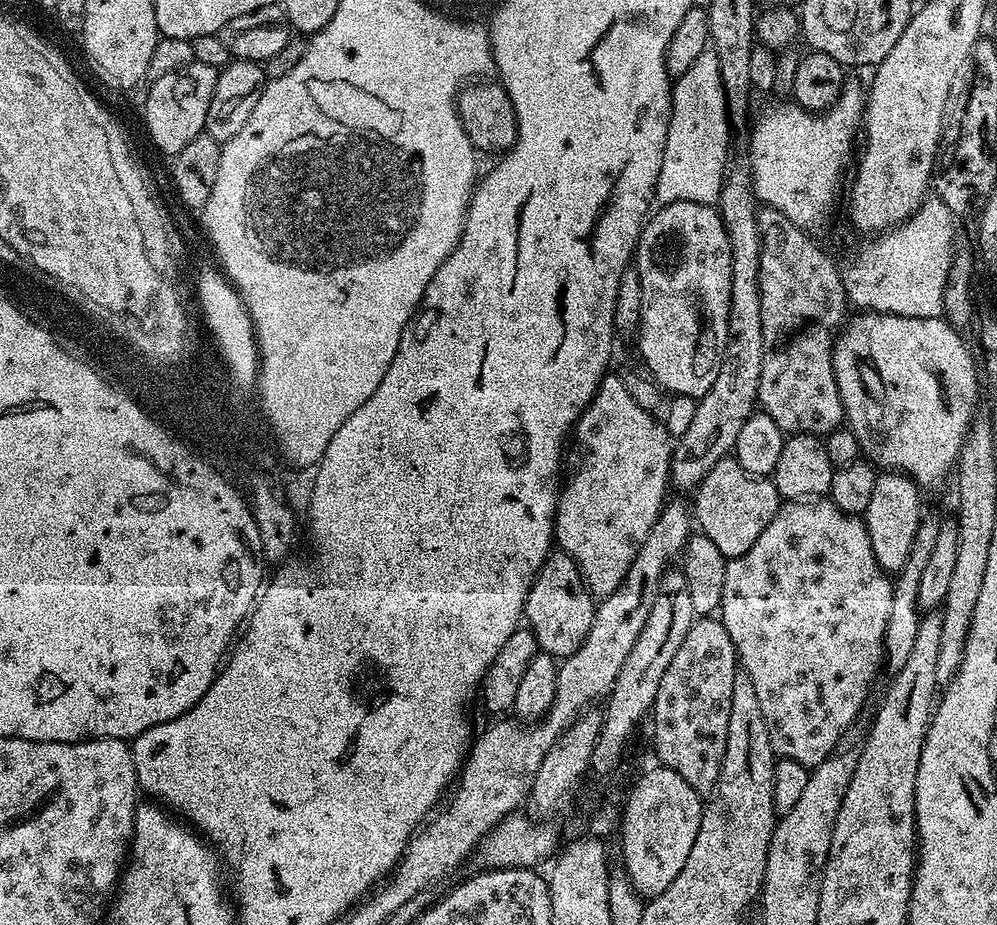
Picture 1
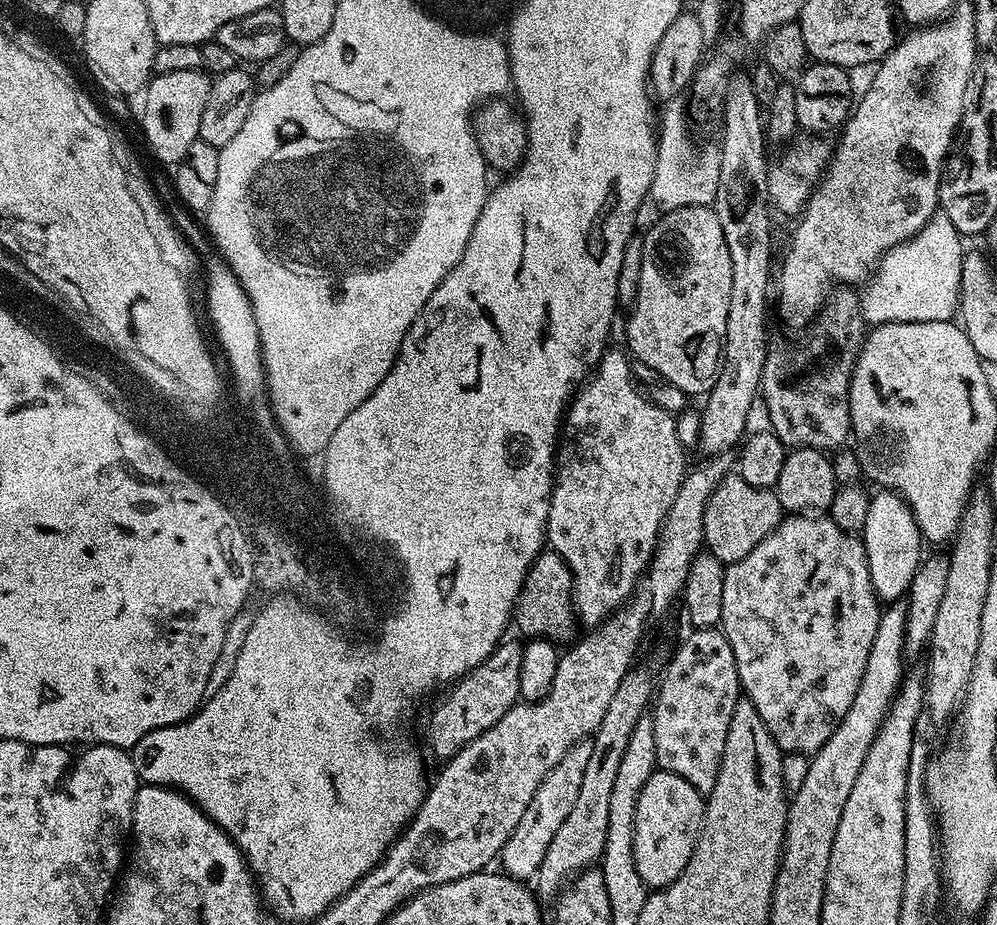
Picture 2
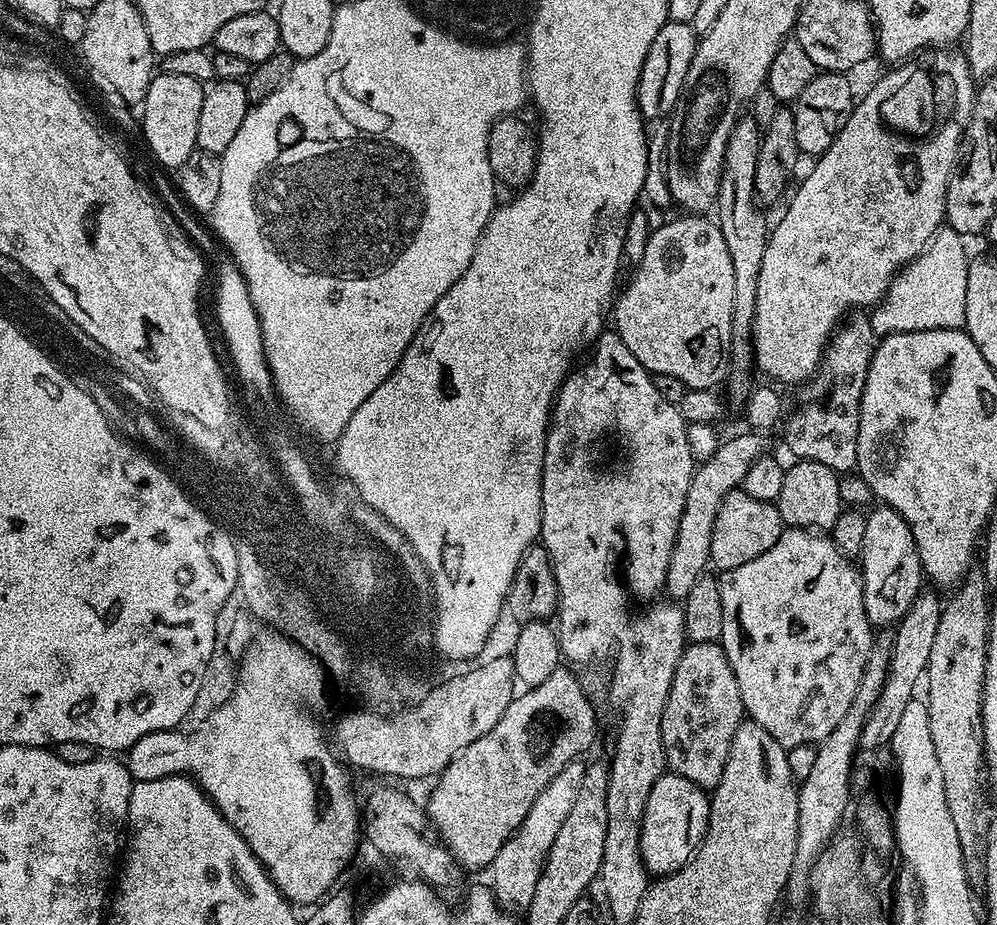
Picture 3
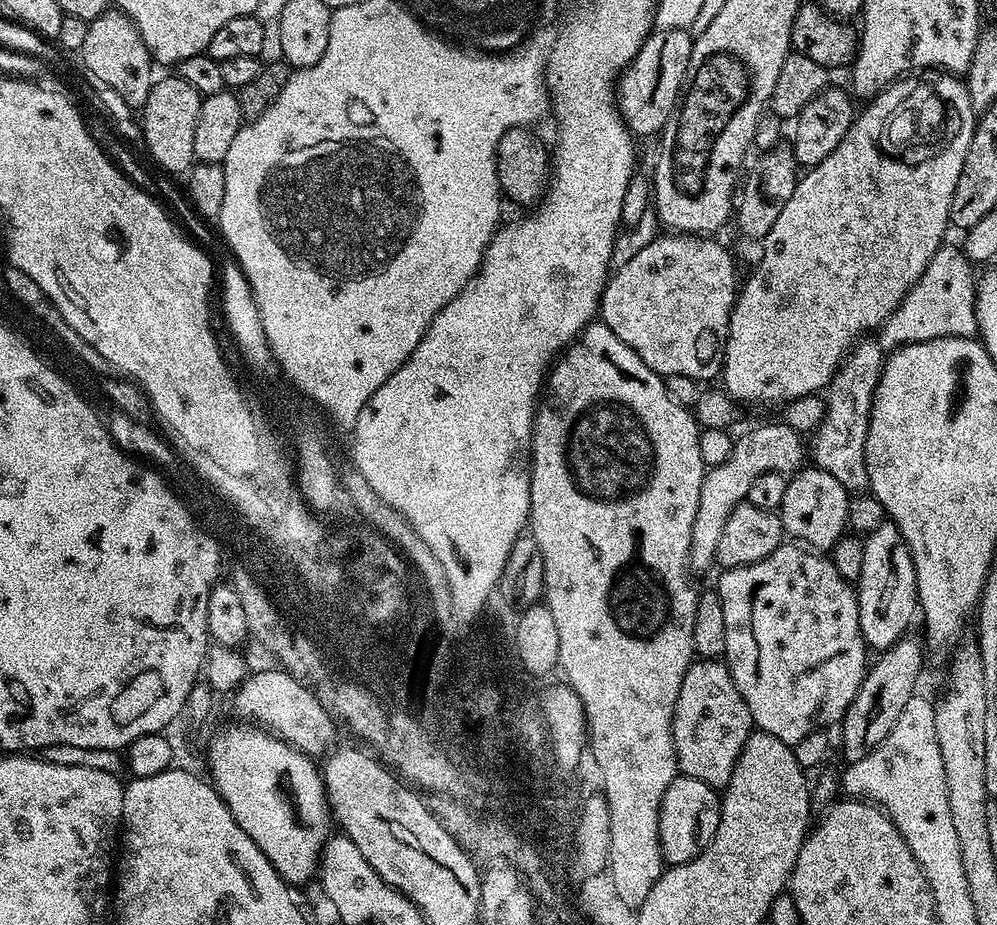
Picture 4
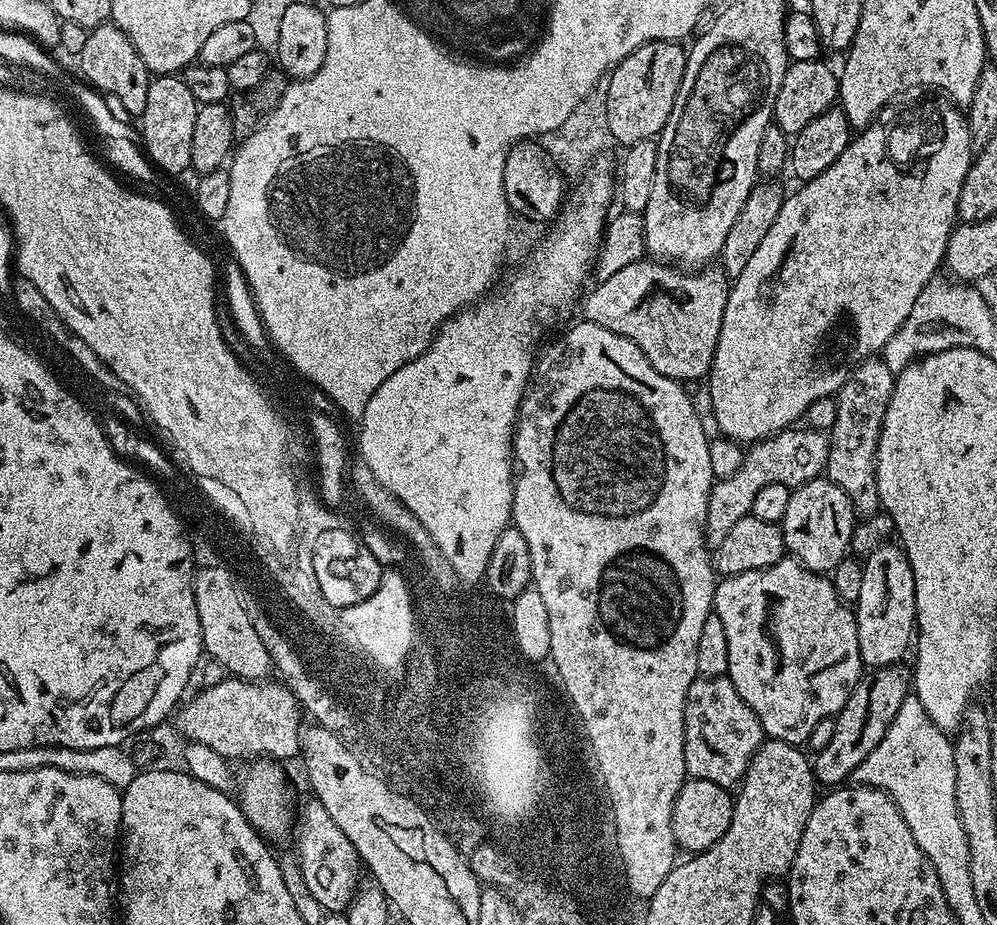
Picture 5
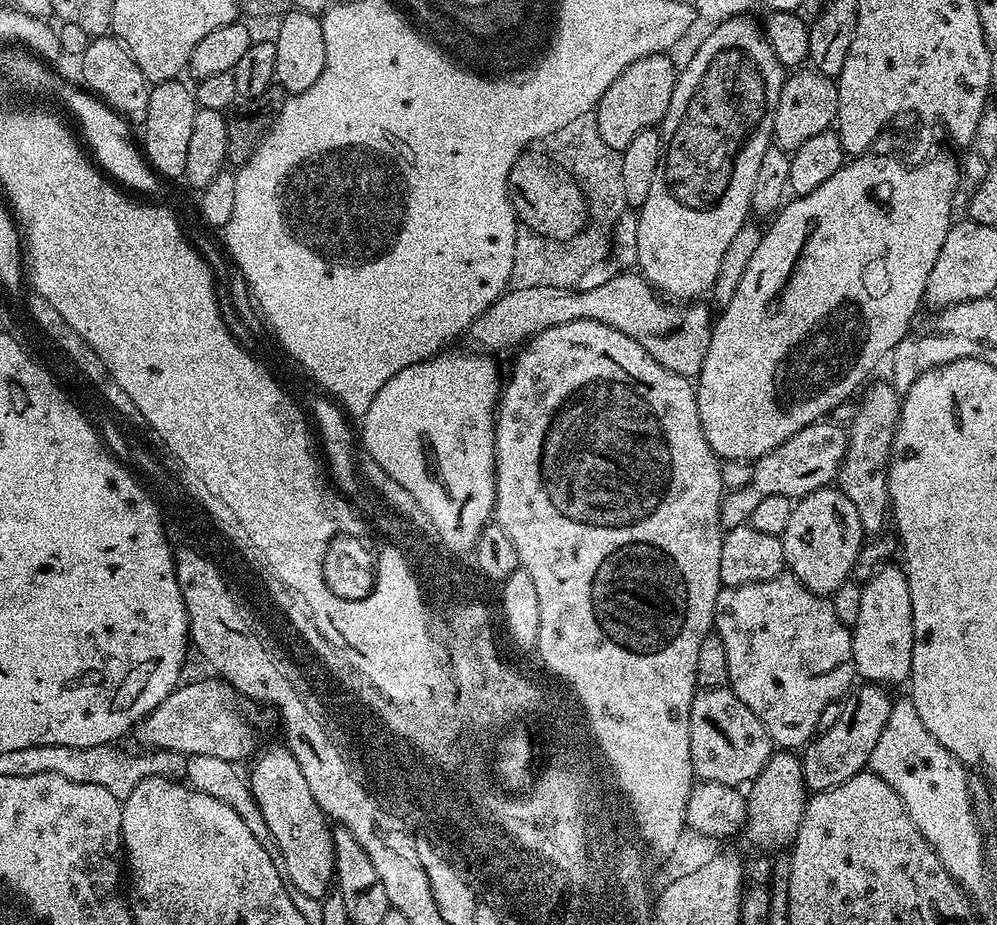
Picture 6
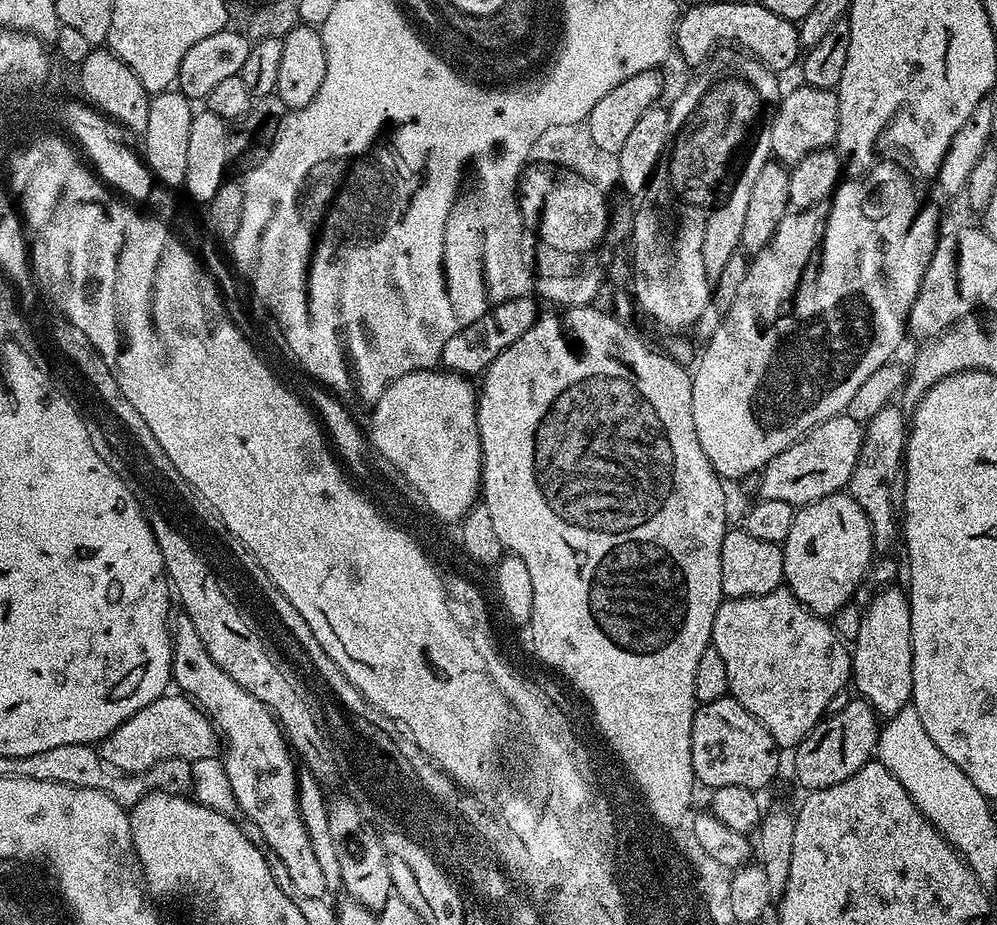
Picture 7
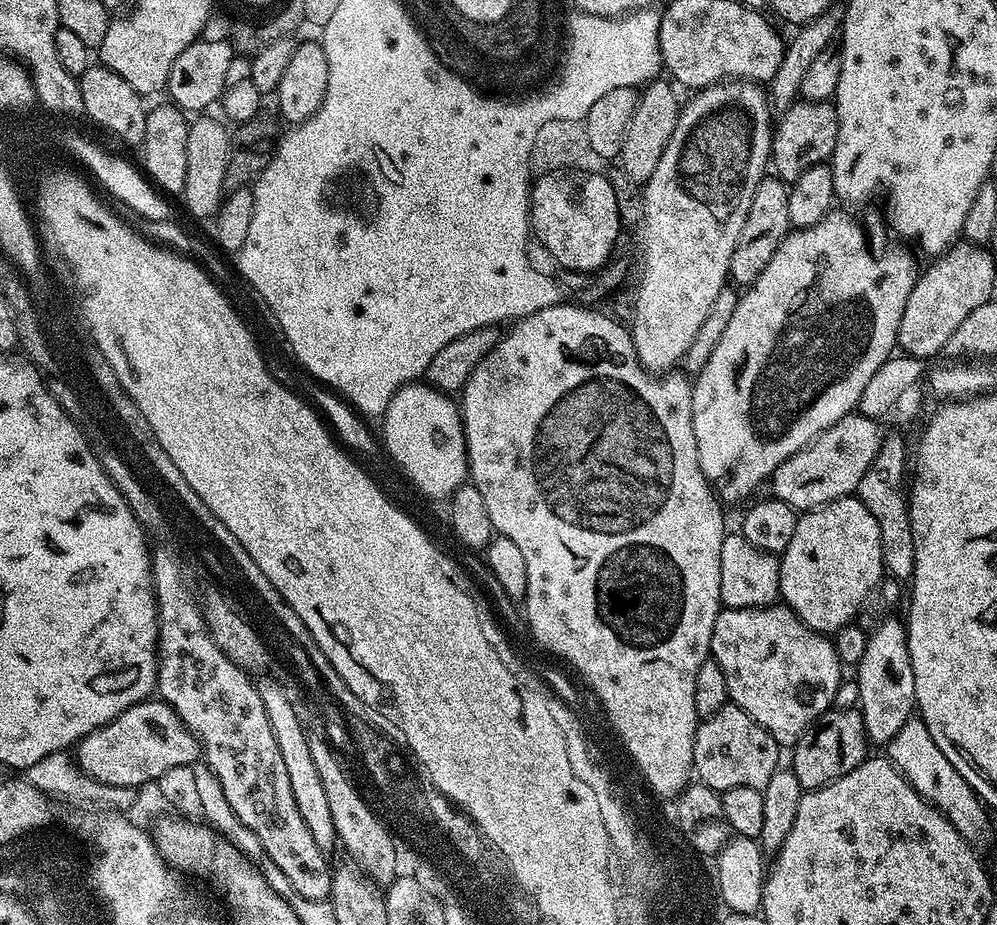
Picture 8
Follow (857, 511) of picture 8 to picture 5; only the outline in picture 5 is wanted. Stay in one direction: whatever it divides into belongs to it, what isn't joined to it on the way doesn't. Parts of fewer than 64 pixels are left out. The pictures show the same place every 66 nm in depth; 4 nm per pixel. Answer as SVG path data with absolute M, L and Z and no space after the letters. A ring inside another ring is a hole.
M827 478L792 489L782 521L785 549L812 572L830 574L849 555L858 513L846 493Z

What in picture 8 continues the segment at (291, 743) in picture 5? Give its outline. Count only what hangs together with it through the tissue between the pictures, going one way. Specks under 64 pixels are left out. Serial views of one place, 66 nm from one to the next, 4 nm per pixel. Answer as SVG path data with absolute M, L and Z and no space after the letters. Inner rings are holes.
M149 698L140 704L130 706L118 718L111 720L106 726L86 734L74 748L77 764L90 778L98 778L98 782L110 782L112 786L126 786L139 789L140 784L159 781L166 770L174 770L174 766L195 765L202 756L202 745L196 738L196 733L191 732L182 722L182 718L170 705L159 698Z

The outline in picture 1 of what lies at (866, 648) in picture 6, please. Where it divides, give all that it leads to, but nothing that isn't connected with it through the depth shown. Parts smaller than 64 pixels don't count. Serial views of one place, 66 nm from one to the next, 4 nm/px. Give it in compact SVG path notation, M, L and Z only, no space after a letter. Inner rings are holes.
M881 471L874 482L874 494L870 494L870 506L866 506L862 519L870 534L870 546L874 550L874 558L889 574L899 572L902 566L906 566L906 558L910 558L910 546L914 546L914 534L918 534L918 526L922 519L920 495L922 495L920 485L902 472Z

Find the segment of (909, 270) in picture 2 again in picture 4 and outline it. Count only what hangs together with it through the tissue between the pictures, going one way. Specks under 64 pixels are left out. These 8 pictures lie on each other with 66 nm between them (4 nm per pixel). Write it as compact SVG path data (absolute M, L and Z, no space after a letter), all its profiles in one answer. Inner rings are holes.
M941 246L890 318L878 329L880 347L901 348L903 344L921 344L934 338L966 338L977 335L974 298L978 295L973 261L959 247Z

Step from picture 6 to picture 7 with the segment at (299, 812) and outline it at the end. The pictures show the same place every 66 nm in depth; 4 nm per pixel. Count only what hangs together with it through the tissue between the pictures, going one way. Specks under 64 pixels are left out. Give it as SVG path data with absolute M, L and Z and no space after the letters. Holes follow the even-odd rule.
M185 614L178 616L170 624L171 683L175 687L177 684L181 693L187 694L208 713L217 733L223 737L222 759L226 778L230 778L230 790L234 790L234 798L238 798L238 806L242 806L246 818L254 822L258 830L262 830L267 851L282 858L290 874L290 882L294 882L299 895L306 898L323 897L325 890L321 867L318 866L307 828L299 814L298 764L279 721L271 709L254 698L253 694L247 693L214 662L190 618Z

